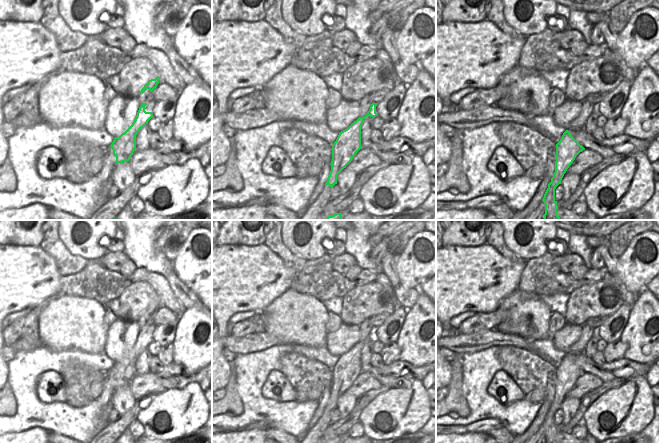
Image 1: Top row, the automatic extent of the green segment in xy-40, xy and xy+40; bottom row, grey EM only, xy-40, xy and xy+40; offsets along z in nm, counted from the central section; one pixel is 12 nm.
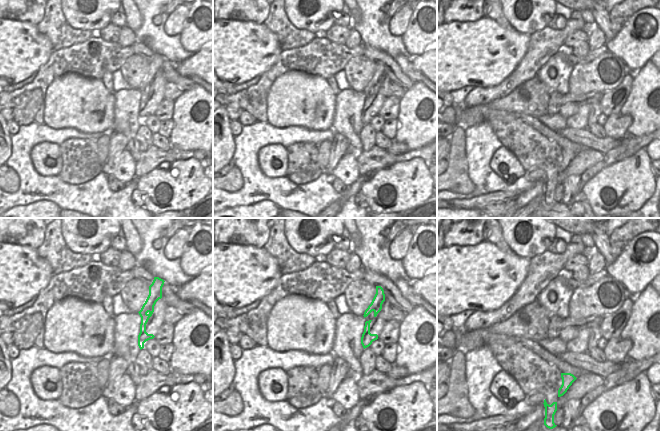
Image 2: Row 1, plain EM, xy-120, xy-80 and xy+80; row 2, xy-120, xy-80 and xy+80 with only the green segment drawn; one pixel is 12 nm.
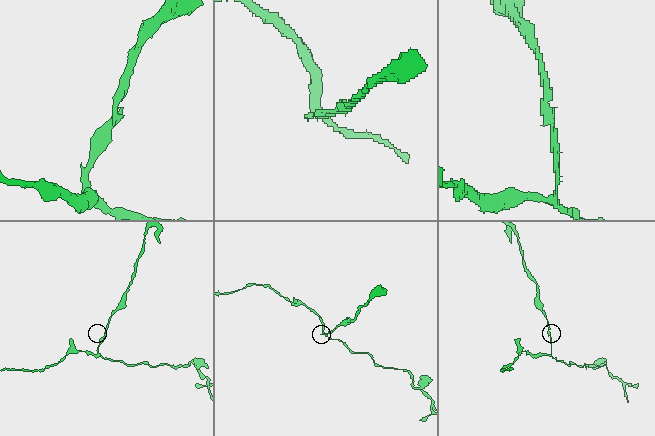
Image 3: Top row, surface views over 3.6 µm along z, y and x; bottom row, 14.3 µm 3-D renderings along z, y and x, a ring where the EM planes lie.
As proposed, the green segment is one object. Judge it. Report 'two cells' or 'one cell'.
two cells

